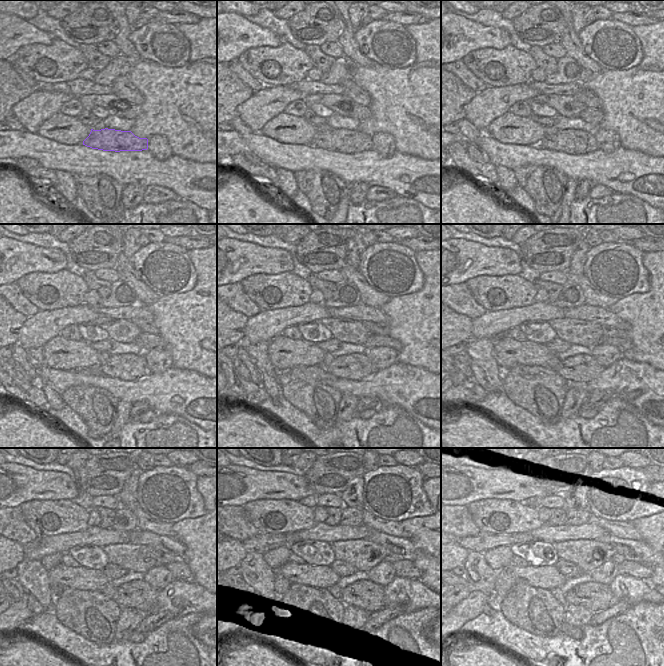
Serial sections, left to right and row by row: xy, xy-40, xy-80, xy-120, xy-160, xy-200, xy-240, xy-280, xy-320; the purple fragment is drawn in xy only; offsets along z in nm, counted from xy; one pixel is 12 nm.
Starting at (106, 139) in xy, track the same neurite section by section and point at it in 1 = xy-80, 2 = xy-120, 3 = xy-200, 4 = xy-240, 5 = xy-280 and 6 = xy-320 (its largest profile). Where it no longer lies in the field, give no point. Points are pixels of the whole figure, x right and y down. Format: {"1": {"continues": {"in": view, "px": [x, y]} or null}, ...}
{"1": {"continues": {"in": "xy-80", "px": [573, 142]}}, "2": {"continues": {"in": "xy-120", "px": [128, 367]}}, "3": {"continues": {"in": "xy-200", "px": [583, 368]}}, "4": {"continues": {"in": "xy-240", "px": [139, 595]}}, "5": {"continues": {"in": "xy-280", "px": [366, 595]}}, "6": {"continues": {"in": "xy-320", "px": [595, 597]}}}

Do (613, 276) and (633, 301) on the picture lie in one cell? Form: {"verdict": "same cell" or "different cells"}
{"verdict": "different cells"}

